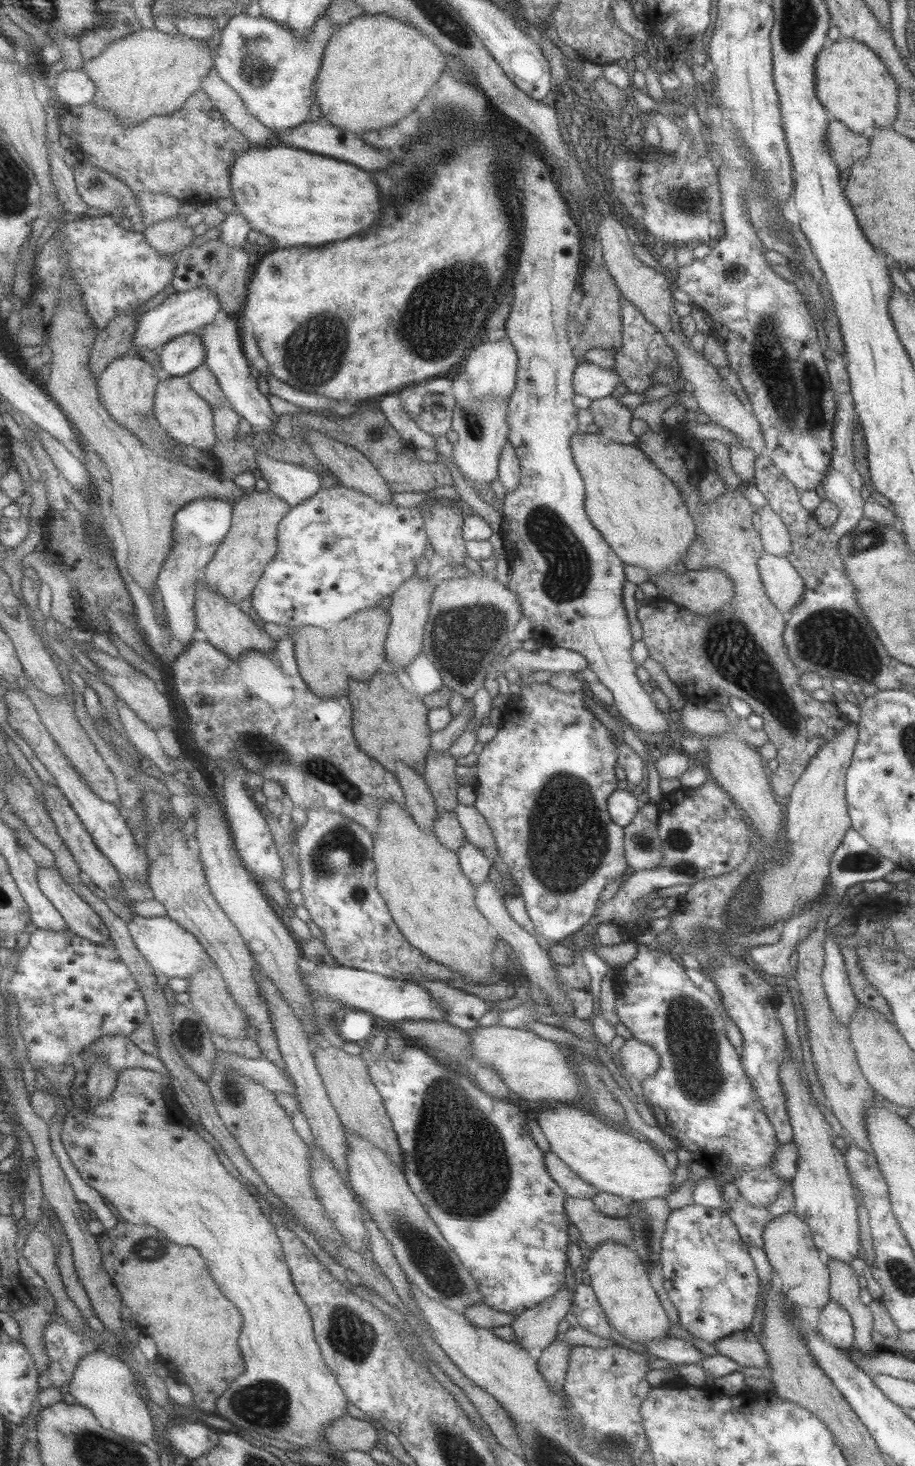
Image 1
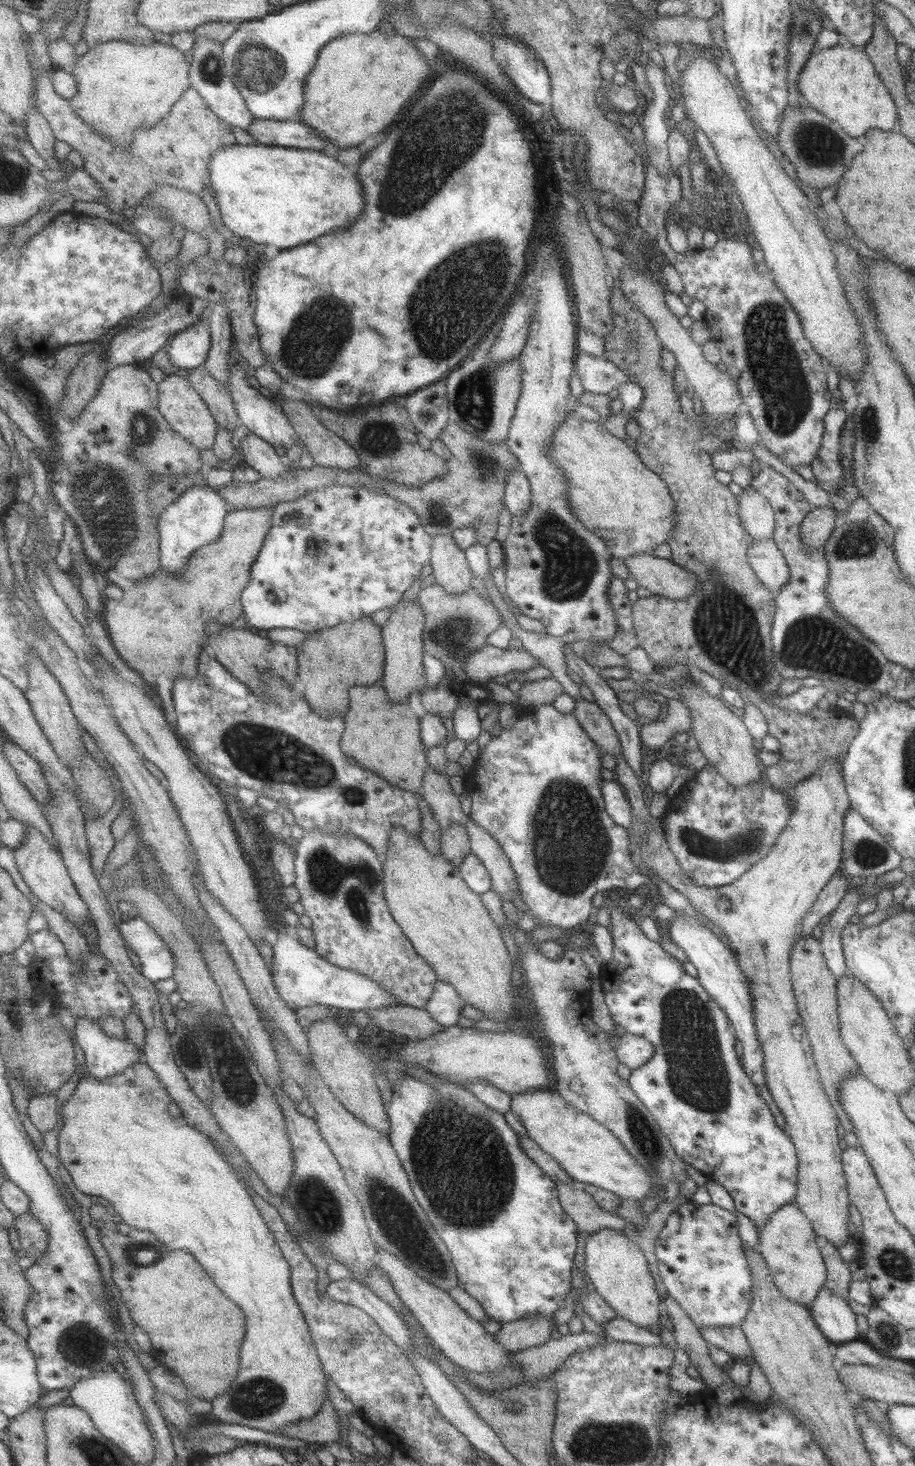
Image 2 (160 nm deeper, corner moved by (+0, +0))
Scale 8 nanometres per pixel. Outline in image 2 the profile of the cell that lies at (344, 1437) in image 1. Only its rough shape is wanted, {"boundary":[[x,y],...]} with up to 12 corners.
{"boundary":[[331,1400],[317,1416],[297,1420],[277,1435],[311,1446],[341,1439]]}

